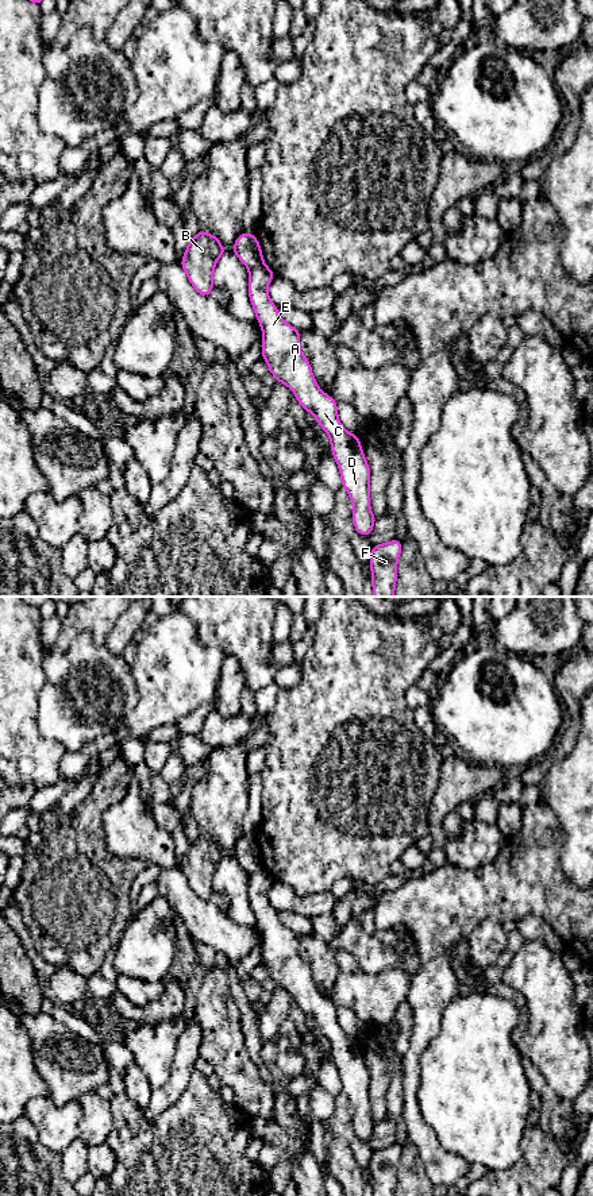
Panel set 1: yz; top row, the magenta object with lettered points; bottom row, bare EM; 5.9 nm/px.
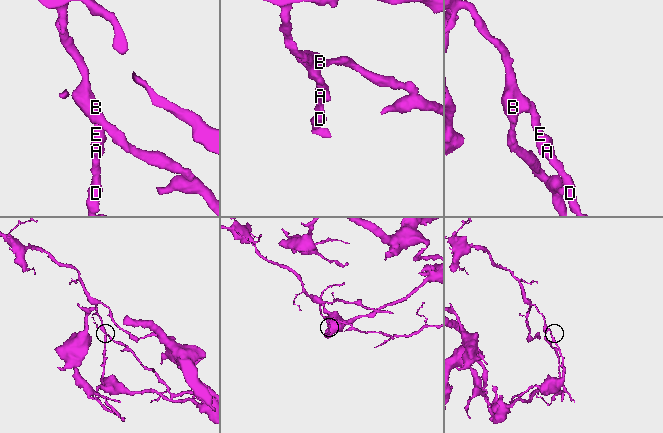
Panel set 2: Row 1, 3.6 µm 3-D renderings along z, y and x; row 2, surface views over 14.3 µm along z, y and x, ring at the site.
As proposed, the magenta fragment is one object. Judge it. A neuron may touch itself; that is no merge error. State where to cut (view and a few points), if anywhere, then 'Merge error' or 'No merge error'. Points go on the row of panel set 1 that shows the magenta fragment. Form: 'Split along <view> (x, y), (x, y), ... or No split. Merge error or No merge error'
Split along yz (262, 261), (250, 270). Merge error

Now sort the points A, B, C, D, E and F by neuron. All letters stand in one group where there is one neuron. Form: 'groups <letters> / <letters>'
groups A C D E F / B

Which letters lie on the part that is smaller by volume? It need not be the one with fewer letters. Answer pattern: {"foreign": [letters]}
{"foreign": ["B"]}

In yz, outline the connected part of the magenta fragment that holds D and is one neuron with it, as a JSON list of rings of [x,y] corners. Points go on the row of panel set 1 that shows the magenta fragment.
[[[261,262],[249,271],[249,297],[262,327],[262,358],[269,373],[290,387],[300,405],[313,414],[331,440],[331,451],[338,463],[342,487],[353,501],[355,532],[369,536],[376,517],[370,510],[370,468],[358,435],[344,429],[338,418],[336,401],[316,383],[309,362],[300,350],[300,333],[285,323],[267,294],[274,273]]]

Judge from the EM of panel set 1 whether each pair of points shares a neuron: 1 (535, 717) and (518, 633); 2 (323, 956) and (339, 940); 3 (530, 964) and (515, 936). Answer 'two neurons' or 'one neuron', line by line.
1: two neurons
2: two neurons
3: two neurons

